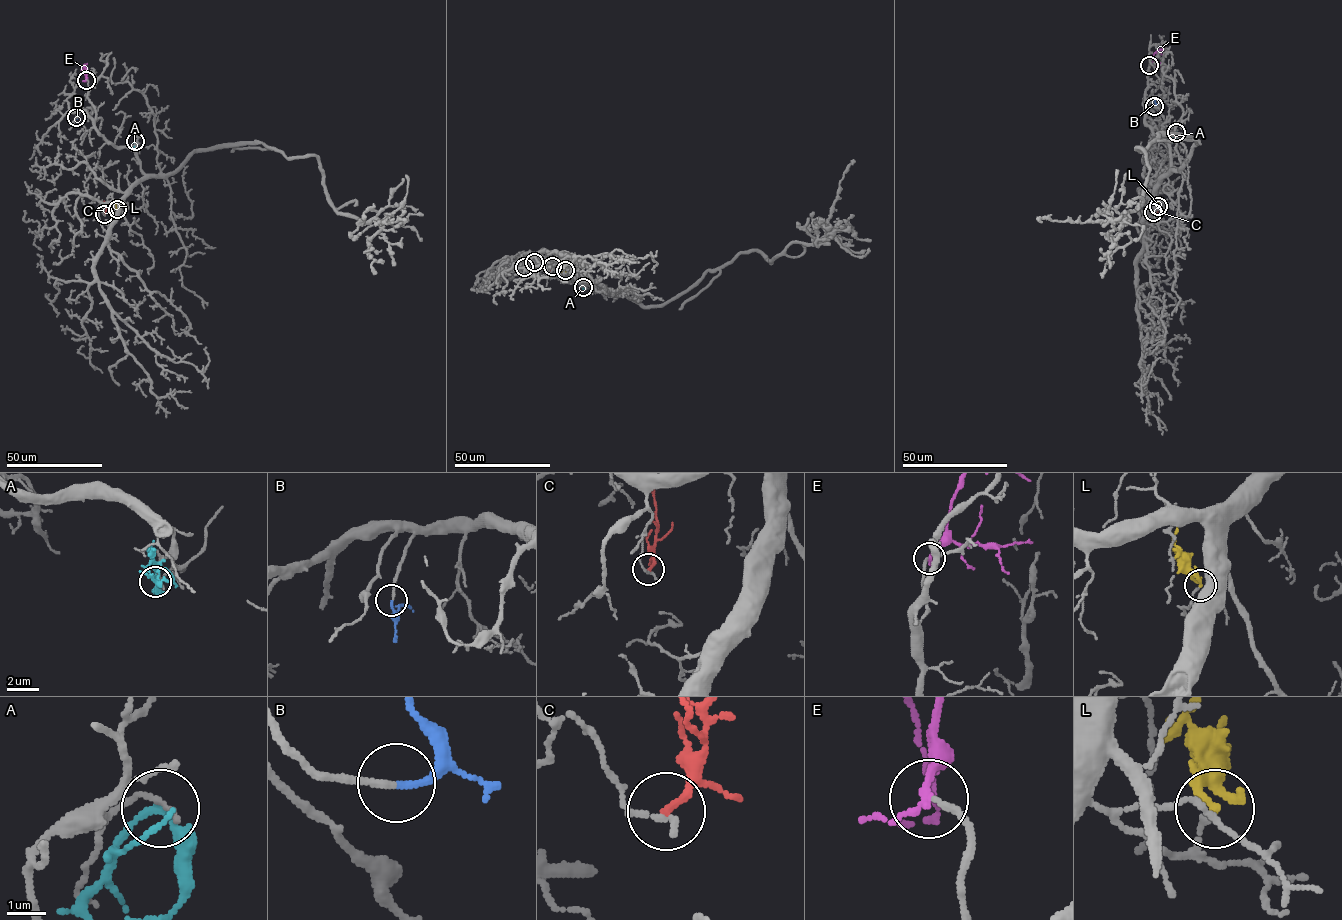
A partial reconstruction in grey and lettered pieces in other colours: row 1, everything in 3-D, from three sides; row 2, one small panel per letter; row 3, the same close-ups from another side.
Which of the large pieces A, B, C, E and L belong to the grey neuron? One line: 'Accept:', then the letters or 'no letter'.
Accept: B, E

